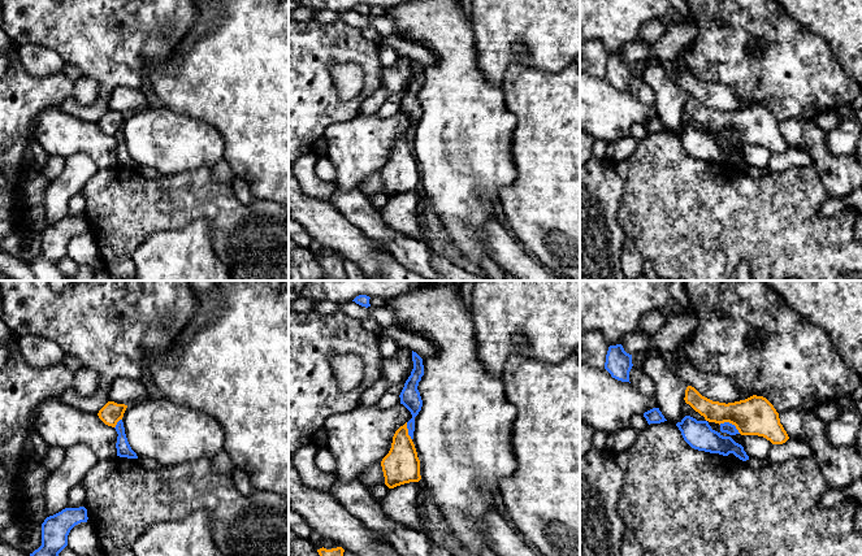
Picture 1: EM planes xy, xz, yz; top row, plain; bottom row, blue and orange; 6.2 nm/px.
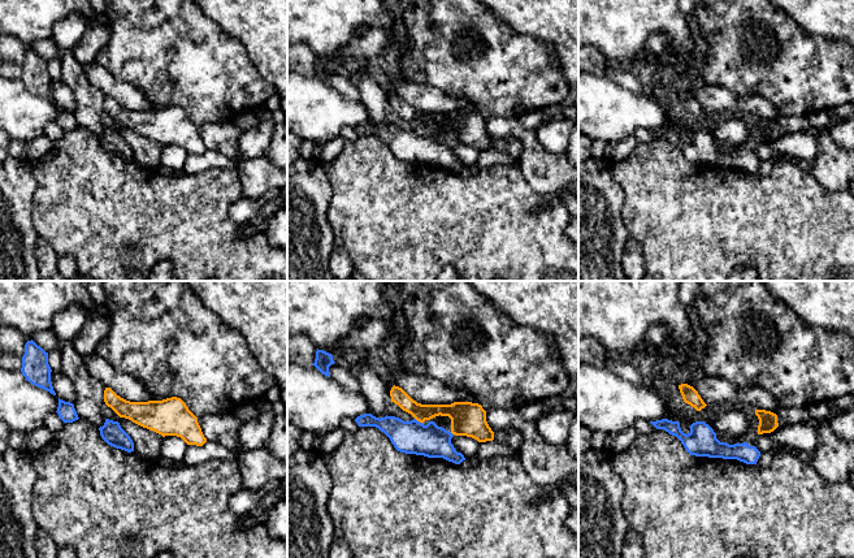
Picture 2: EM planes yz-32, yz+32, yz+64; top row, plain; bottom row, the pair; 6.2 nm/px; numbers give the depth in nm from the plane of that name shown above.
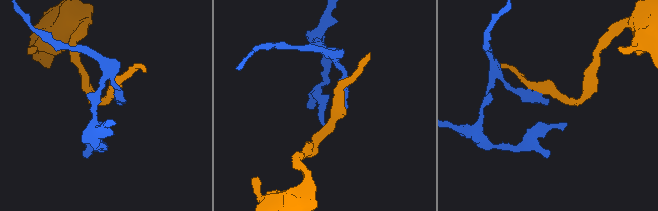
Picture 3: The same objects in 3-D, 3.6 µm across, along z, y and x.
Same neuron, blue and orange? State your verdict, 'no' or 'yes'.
no

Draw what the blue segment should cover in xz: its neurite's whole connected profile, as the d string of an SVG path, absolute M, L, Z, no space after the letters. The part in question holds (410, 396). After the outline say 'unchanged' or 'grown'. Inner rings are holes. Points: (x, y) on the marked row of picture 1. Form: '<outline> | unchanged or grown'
M412 351L412 361L413 361L413 369L399 395L400 404L403 404L412 414L412 418L407 422L408 435L411 436L411 439L413 439L415 417L419 414L423 407L423 400L417 390L417 386L419 382L421 381L421 377L424 375L423 359L413 351Z | unchanged

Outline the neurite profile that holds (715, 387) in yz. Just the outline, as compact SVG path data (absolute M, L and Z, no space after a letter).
M680 357L675 361L676 377L694 387L702 396L719 403L735 403L753 395L740 391L733 383L719 374L705 373L690 361Z

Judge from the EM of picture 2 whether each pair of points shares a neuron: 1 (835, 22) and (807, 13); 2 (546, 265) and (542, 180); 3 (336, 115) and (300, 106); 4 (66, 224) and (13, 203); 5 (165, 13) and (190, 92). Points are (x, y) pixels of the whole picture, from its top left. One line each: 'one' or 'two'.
1: one
2: two
3: one
4: two
5: one

